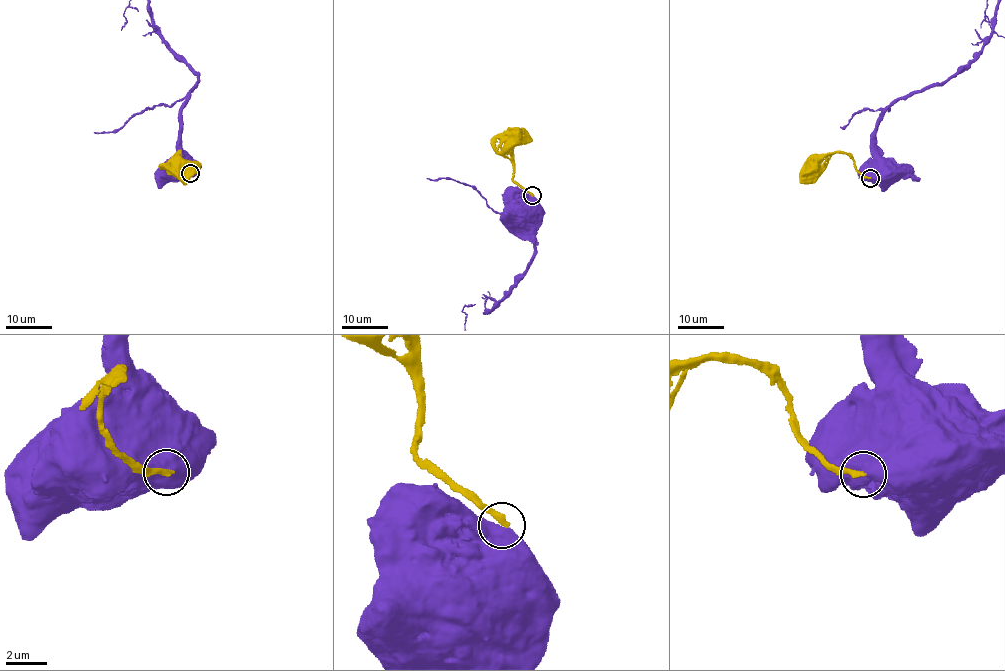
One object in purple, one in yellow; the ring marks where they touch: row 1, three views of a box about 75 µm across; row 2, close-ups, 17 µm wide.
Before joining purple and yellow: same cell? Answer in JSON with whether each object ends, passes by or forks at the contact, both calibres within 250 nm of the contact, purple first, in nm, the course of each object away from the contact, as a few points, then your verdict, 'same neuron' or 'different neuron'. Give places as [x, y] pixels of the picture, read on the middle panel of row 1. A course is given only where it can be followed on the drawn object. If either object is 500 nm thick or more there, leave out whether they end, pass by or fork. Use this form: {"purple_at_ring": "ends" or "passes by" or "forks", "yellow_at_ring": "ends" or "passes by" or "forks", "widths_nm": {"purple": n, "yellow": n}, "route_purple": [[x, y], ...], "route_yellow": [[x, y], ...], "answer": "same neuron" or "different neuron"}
{"widths_nm": {"purple": 900, "yellow": 320}, "route_purple": [[532, 196], [521, 212]], "route_yellow": [[532, 196], [513, 180], [514, 155], [507, 142], [511, 138]], "answer": "different neuron"}

